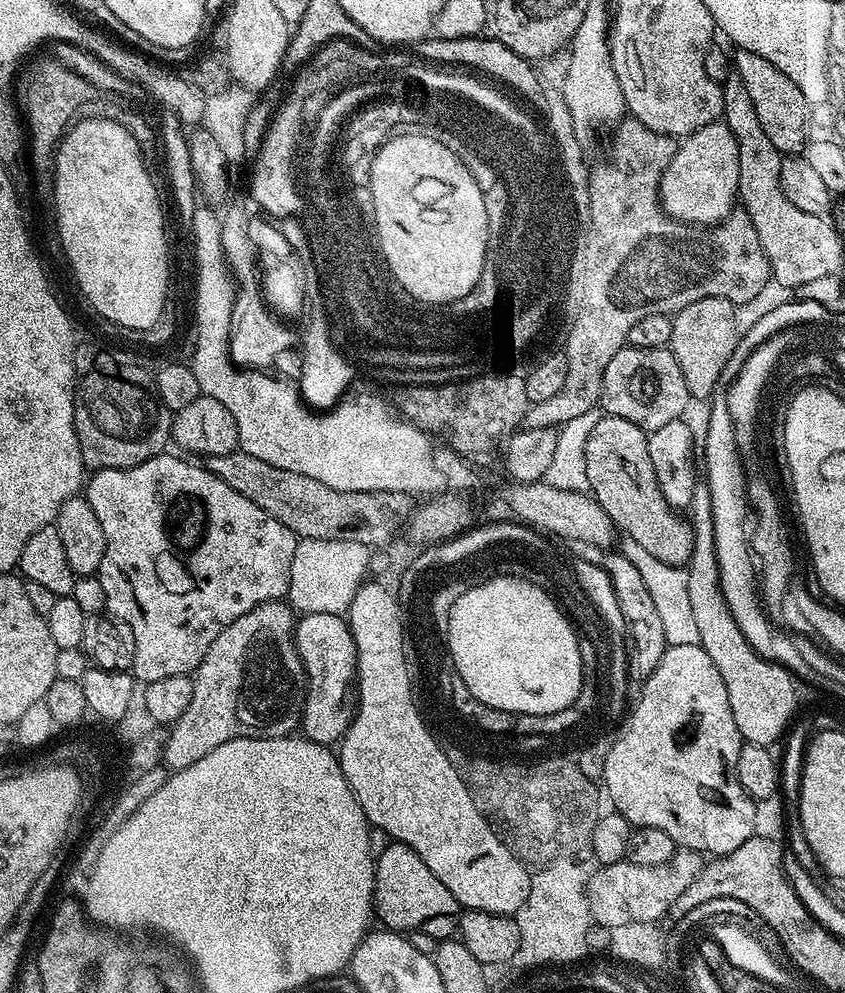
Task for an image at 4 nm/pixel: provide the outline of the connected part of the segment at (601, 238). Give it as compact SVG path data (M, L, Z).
M634 118L621 120L615 125L614 132L616 137L612 140L612 161L591 173L589 192L593 200L594 226L590 242L584 244L584 252L576 256L576 268L572 268L572 308L576 308L576 328L567 325L568 341L562 345L568 362L566 386L562 386L554 398L546 398L546 402L529 407L524 415L524 428L559 429L570 422L570 418L578 418L586 414L586 410L597 408L603 394L603 375L610 360L628 344L630 329L640 319L646 318L646 314L672 316L690 306L690 302L715 296L743 306L770 284L772 267L768 265L762 242L758 242L758 230L754 230L754 222L747 212L734 210L725 220L711 226L684 224L664 213L660 205L660 179L666 166L670 166L678 147L673 137L658 134Z

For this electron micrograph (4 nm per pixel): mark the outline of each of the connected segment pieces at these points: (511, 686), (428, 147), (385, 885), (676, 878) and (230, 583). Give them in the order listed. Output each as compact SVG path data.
M494 576L484 582L461 591L449 611L448 655L462 682L478 702L520 718L566 710L584 685L580 640L568 621L571 619L541 585L512 576Z
M422 137L385 139L376 152L366 185L372 192L375 236L393 278L422 303L448 304L474 290L487 254L487 218L482 191L467 166L442 142Z
M391 842L382 856L374 860L376 894L374 912L385 929L401 934L421 932L442 941L455 937L461 914L460 903L434 878L434 873L410 846Z
M677 850L670 862L662 862L658 866L638 866L625 859L608 864L608 871L596 876L592 884L596 916L606 924L623 924L627 920L647 920L659 916L664 908L682 898L682 890L698 878L705 863L705 857L699 852Z
M168 455L155 456L133 468L97 468L86 480L88 501L102 526L102 534L106 534L106 554L102 558L98 573L102 590L106 590L106 609L111 615L126 622L126 626L130 626L131 632L134 633L134 662L130 671L137 681L144 684L158 682L158 678L174 678L195 673L202 658L206 658L206 650L210 650L210 642L214 642L214 638L218 638L218 634L222 634L222 630L226 630L230 622L242 618L242 614L254 610L254 606L262 606L271 600L283 601L288 595L291 563L298 541L286 525L278 522L278 518L254 506L250 498L242 498L238 490L230 490L230 486L226 486L226 482L208 471L207 467L200 465L199 468L198 465L191 464L196 462L183 455Z

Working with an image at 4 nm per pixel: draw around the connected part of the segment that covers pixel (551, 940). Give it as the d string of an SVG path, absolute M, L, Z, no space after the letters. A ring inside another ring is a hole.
M557 862L541 867L531 873L532 881L526 902L516 913L520 949L514 961L515 967L533 970L544 964L570 964L573 957L581 961L589 955L585 936L585 912L582 888L585 882L585 867L578 862Z

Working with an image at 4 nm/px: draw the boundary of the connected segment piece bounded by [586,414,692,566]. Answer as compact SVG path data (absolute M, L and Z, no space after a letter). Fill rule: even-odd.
M601 415L598 426L594 426L594 430L590 430L590 438L586 438L586 478L588 492L621 533L634 538L638 546L643 546L650 554L654 554L654 558L662 558L662 562L687 565L692 552L692 528L677 509L668 505L662 494L662 486L658 486L654 462L650 462L647 432L626 418Z

